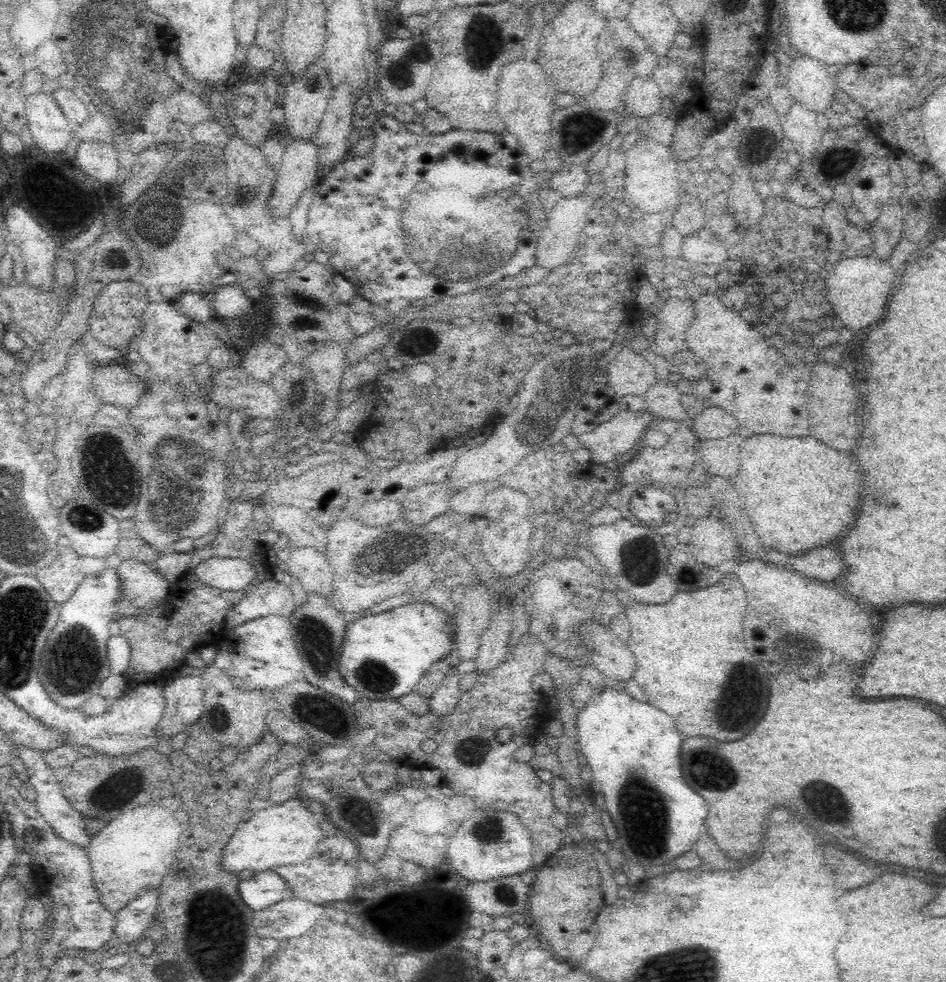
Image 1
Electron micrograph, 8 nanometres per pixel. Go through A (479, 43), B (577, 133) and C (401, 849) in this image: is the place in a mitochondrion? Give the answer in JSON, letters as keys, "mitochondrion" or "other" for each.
{"A":"mitochondrion","B":"mitochondrion","C":"other"}

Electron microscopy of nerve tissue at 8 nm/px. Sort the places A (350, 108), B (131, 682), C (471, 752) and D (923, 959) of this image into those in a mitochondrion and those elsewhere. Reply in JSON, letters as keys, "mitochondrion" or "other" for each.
{"A":"other","B":"other","C":"mitochondrion","D":"other"}

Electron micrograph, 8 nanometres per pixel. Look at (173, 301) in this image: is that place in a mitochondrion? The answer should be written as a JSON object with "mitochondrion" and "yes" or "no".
{"mitochondrion":"no"}

